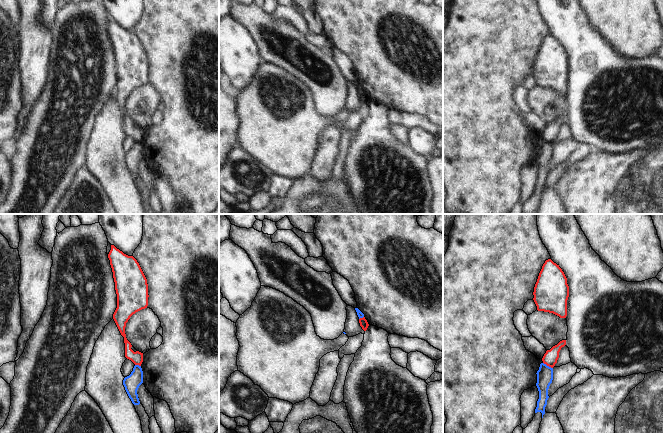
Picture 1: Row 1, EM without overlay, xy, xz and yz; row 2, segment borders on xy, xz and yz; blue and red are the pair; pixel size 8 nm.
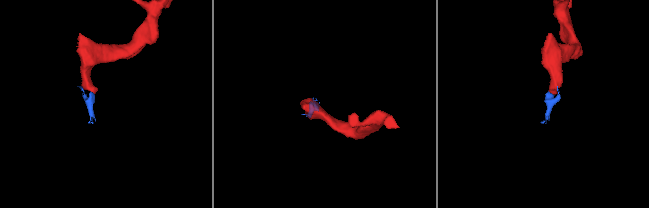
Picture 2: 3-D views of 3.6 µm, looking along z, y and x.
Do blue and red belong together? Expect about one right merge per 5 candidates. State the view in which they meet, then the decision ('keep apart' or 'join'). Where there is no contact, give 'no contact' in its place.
meets blue in yz; keep apart

